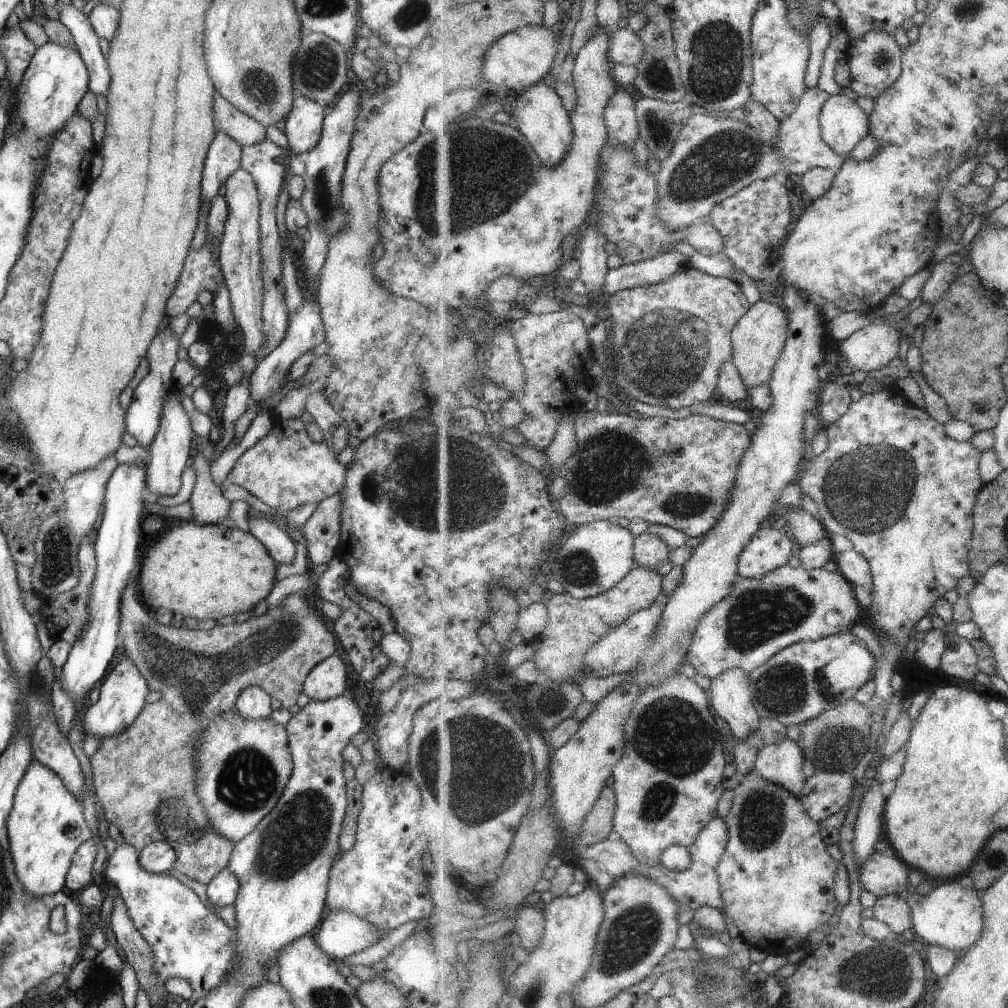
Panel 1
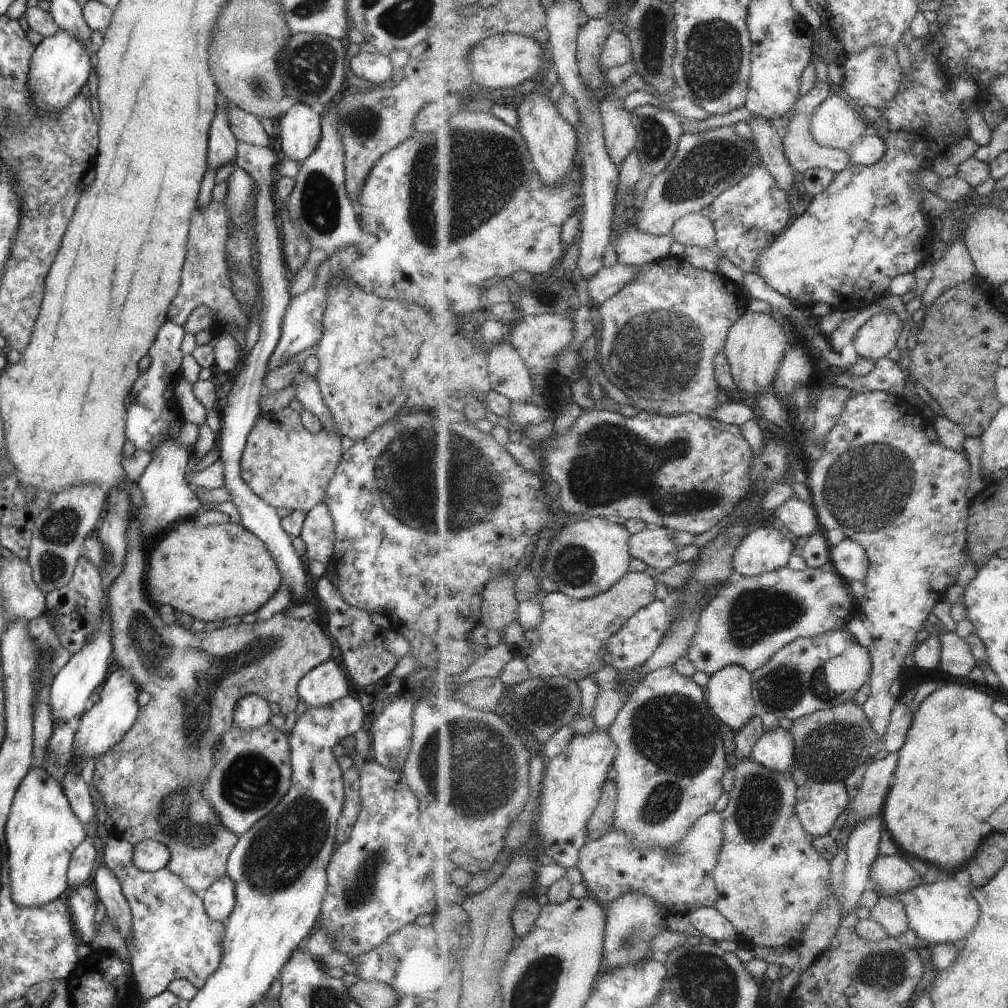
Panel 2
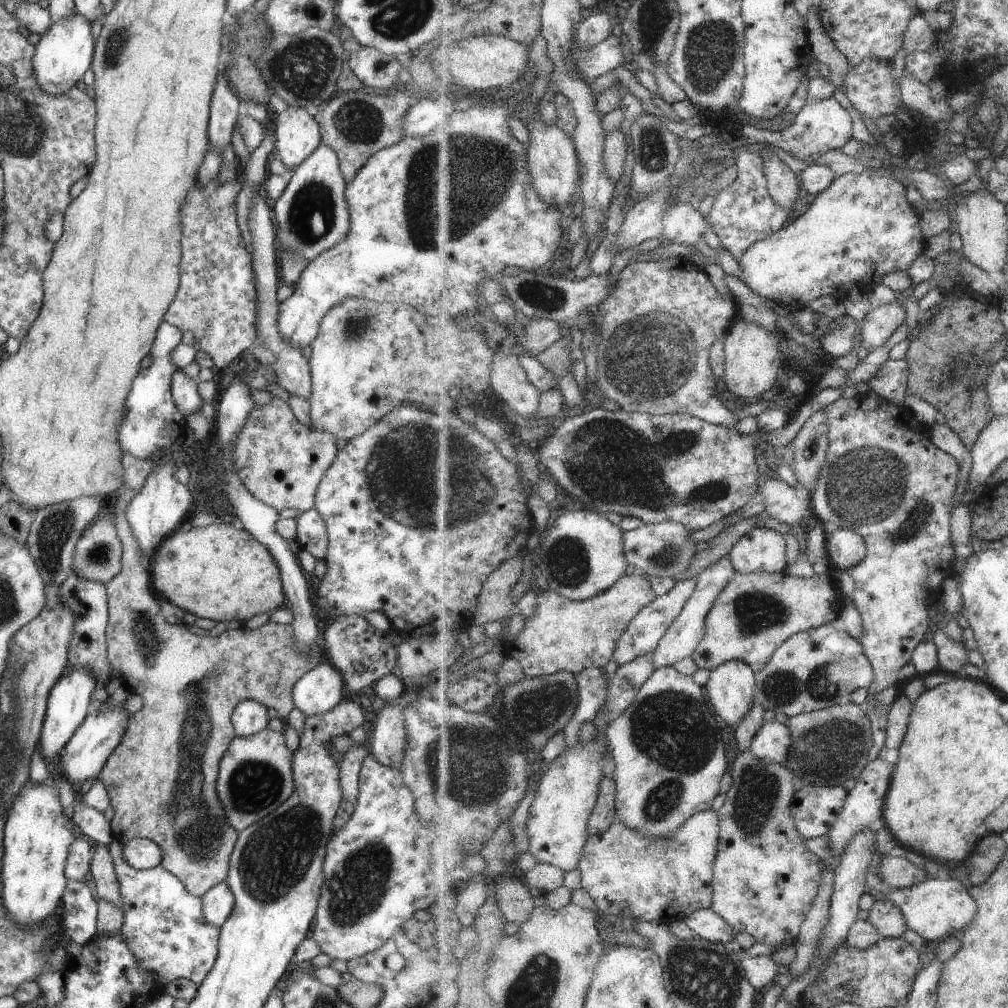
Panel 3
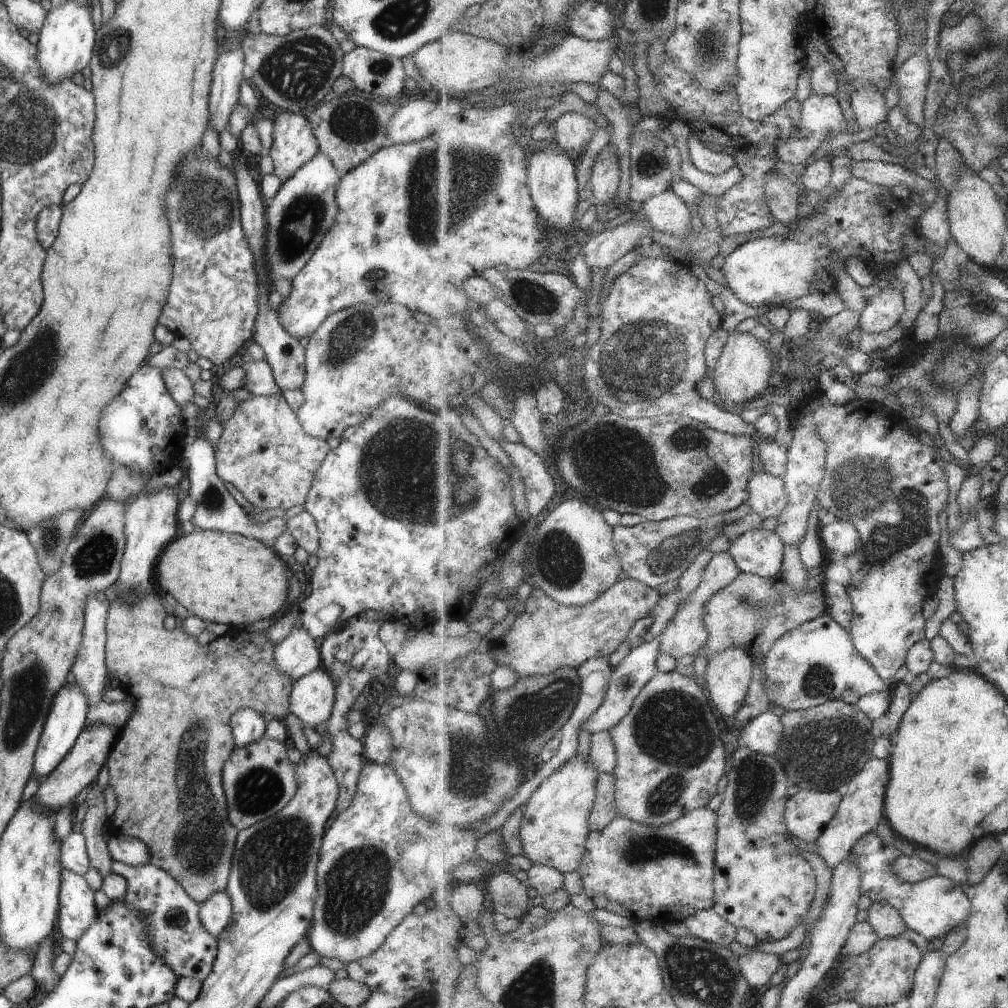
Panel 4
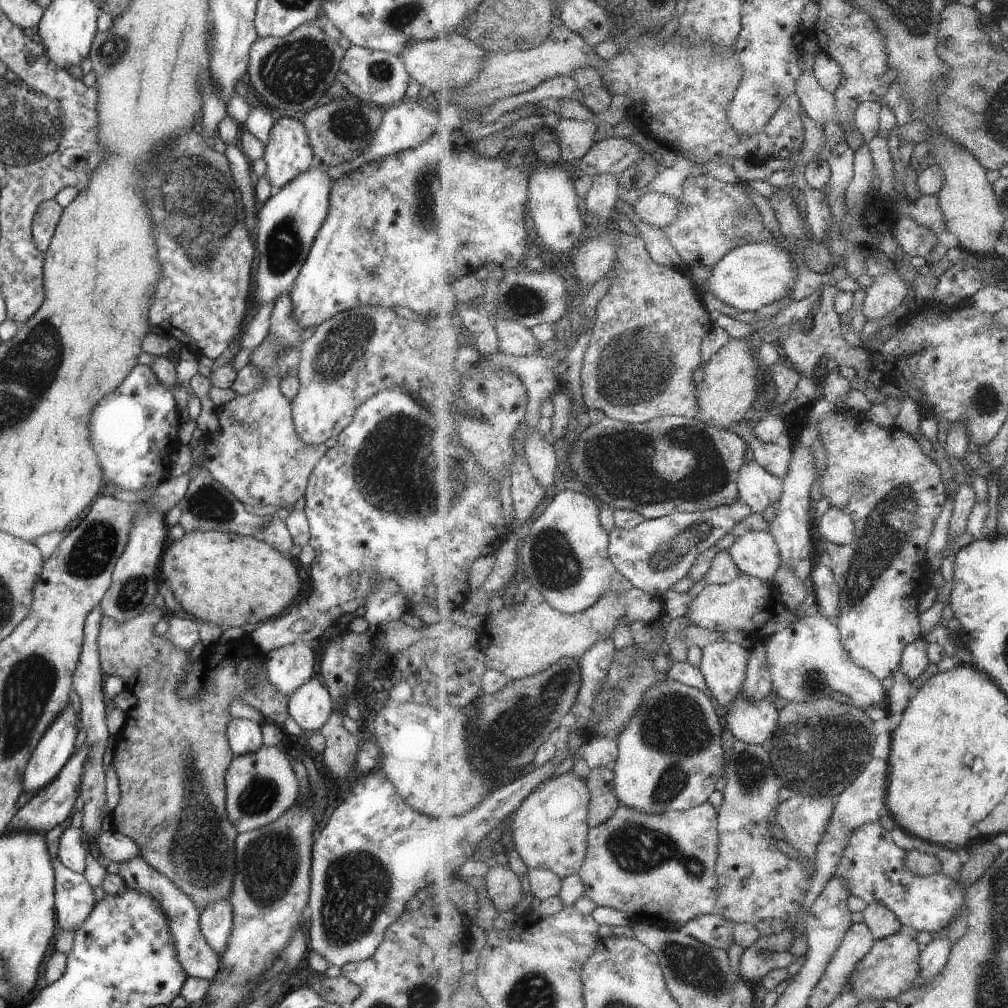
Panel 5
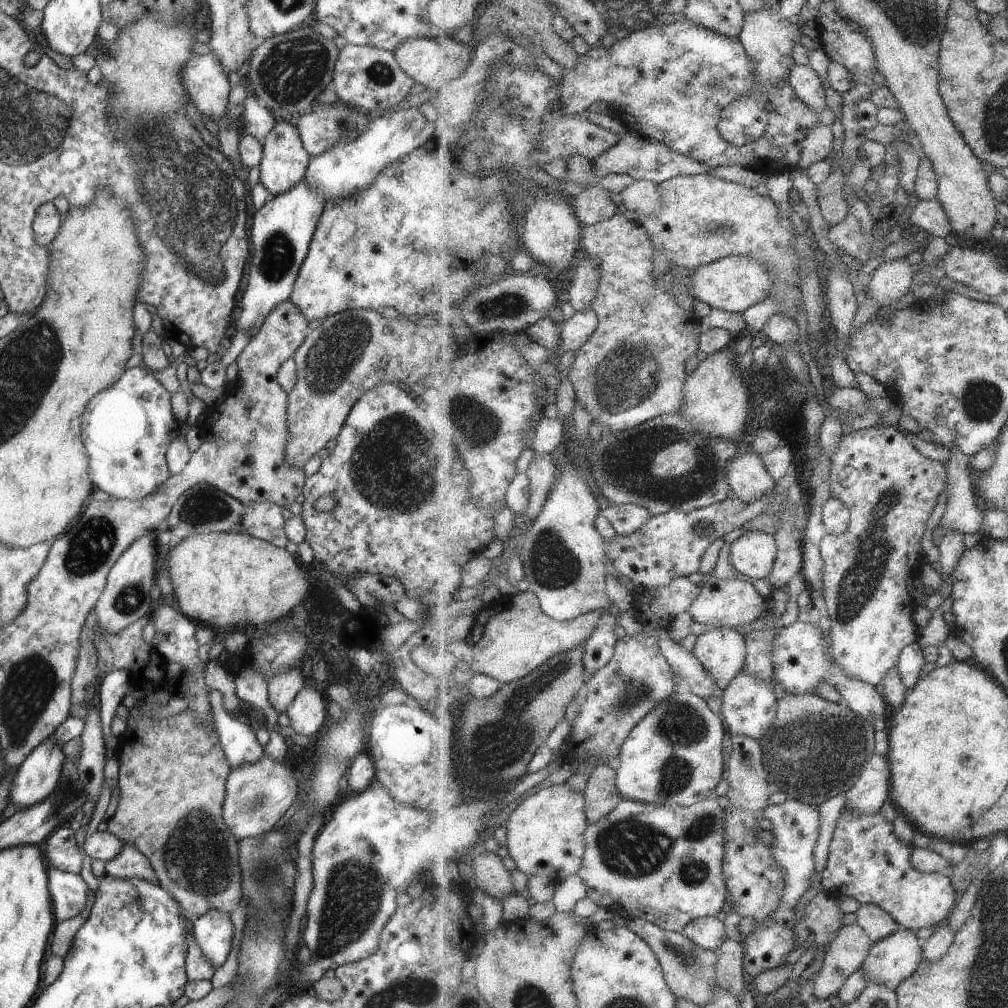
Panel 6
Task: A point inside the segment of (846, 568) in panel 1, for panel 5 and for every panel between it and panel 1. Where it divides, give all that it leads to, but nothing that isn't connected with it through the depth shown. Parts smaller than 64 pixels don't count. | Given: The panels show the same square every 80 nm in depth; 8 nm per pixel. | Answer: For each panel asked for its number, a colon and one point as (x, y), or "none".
2: (851, 561)
3: (846, 548)
4: (843, 536)
5: (835, 526)

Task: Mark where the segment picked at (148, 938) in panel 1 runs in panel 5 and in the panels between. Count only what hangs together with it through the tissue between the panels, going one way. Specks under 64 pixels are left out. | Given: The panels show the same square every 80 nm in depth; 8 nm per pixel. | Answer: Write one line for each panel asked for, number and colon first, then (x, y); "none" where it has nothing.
2: (171, 937)
3: (163, 927)
4: (175, 932)
5: (197, 960)

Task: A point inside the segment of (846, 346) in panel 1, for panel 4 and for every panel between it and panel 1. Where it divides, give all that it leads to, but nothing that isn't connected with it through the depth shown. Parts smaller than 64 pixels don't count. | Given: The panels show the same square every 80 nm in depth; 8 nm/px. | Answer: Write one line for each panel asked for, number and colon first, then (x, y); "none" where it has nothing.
2: (877, 338)
3: (883, 321)
4: (884, 309)

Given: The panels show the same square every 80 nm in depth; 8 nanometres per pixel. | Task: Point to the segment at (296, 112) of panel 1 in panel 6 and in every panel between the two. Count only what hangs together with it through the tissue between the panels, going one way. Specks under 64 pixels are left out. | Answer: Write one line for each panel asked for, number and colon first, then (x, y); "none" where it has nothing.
2: (299, 127)
3: (295, 132)
4: (292, 145)
5: (287, 153)
6: (283, 161)

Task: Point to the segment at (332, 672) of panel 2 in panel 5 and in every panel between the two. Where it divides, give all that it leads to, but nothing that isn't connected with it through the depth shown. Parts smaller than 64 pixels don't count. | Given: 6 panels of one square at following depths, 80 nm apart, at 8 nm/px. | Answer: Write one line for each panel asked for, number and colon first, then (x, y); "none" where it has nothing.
3: (320, 688)
4: (310, 700)
5: (309, 706)

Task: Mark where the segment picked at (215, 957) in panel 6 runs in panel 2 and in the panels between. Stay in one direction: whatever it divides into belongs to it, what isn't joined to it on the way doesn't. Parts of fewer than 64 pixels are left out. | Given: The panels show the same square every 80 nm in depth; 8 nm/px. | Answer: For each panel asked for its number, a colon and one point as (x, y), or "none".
2: (217, 900)
3: (217, 902)
4: (214, 913)
5: (215, 922)

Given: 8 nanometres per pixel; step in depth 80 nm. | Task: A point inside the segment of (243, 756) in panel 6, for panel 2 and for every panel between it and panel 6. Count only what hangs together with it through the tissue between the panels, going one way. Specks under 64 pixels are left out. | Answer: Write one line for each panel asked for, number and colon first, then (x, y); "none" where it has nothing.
2: (251, 711)
3: (248, 717)
4: (246, 725)
5: (243, 736)

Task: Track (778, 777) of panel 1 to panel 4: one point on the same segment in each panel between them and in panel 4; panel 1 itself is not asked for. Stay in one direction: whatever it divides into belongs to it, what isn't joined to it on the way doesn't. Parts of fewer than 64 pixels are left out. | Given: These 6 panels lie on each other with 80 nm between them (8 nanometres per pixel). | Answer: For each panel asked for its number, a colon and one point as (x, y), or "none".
2: (776, 750)
3: (772, 743)
4: (764, 734)

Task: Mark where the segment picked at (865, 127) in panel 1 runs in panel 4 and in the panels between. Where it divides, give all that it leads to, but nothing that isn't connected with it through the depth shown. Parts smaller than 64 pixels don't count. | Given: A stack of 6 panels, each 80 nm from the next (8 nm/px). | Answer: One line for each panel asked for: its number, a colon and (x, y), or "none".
2: (837, 124)
3: (820, 127)
4: (822, 116)

